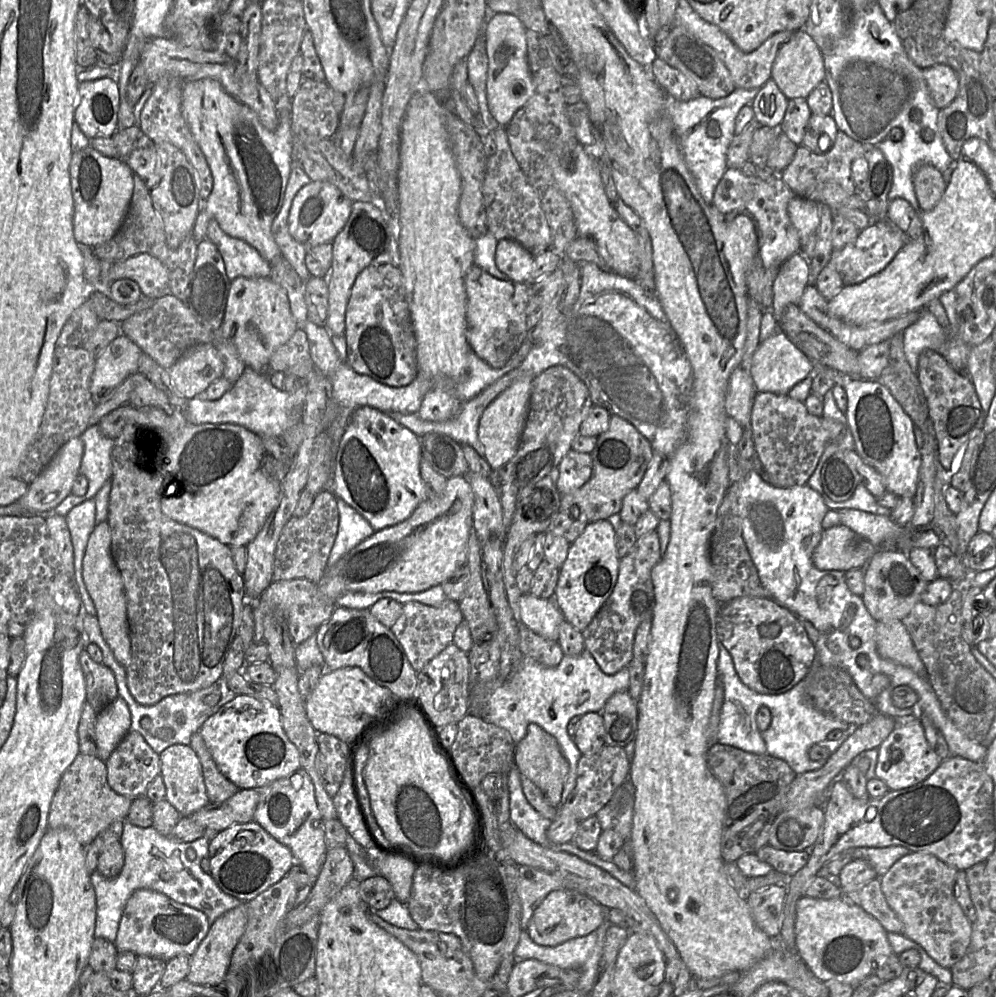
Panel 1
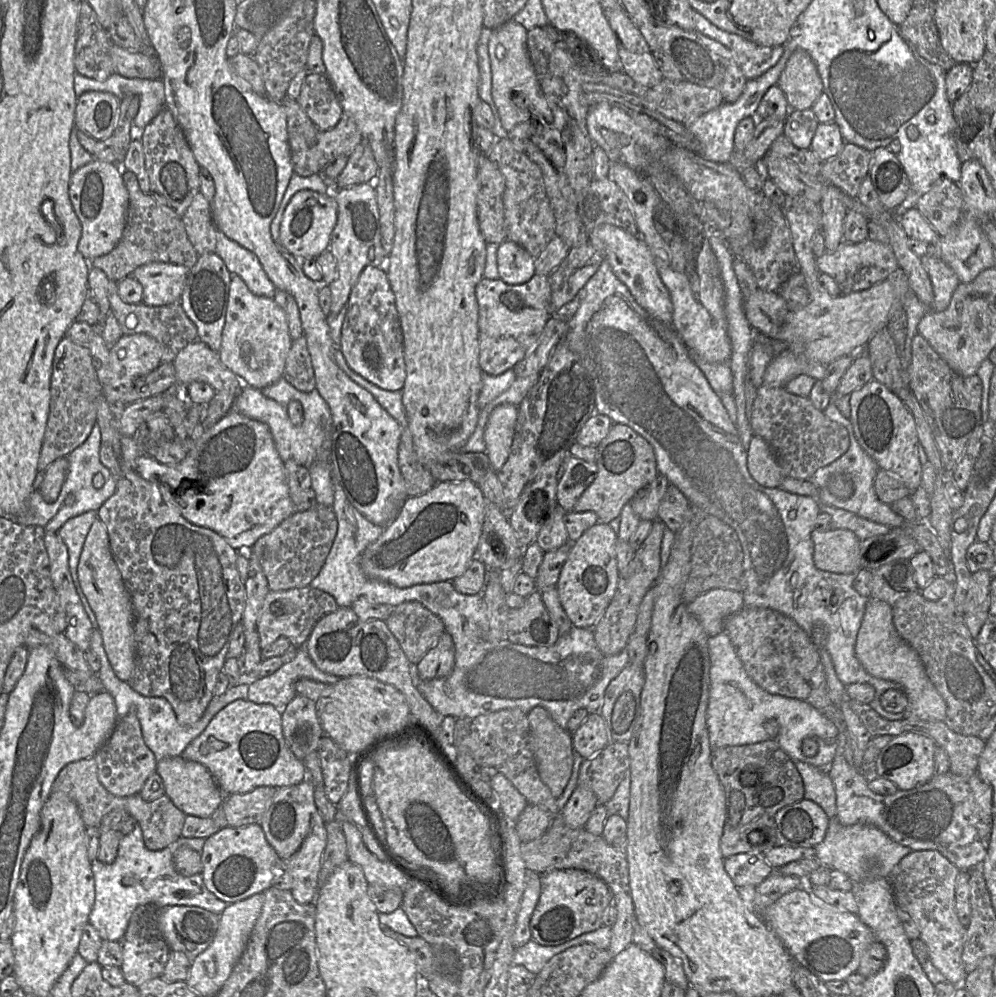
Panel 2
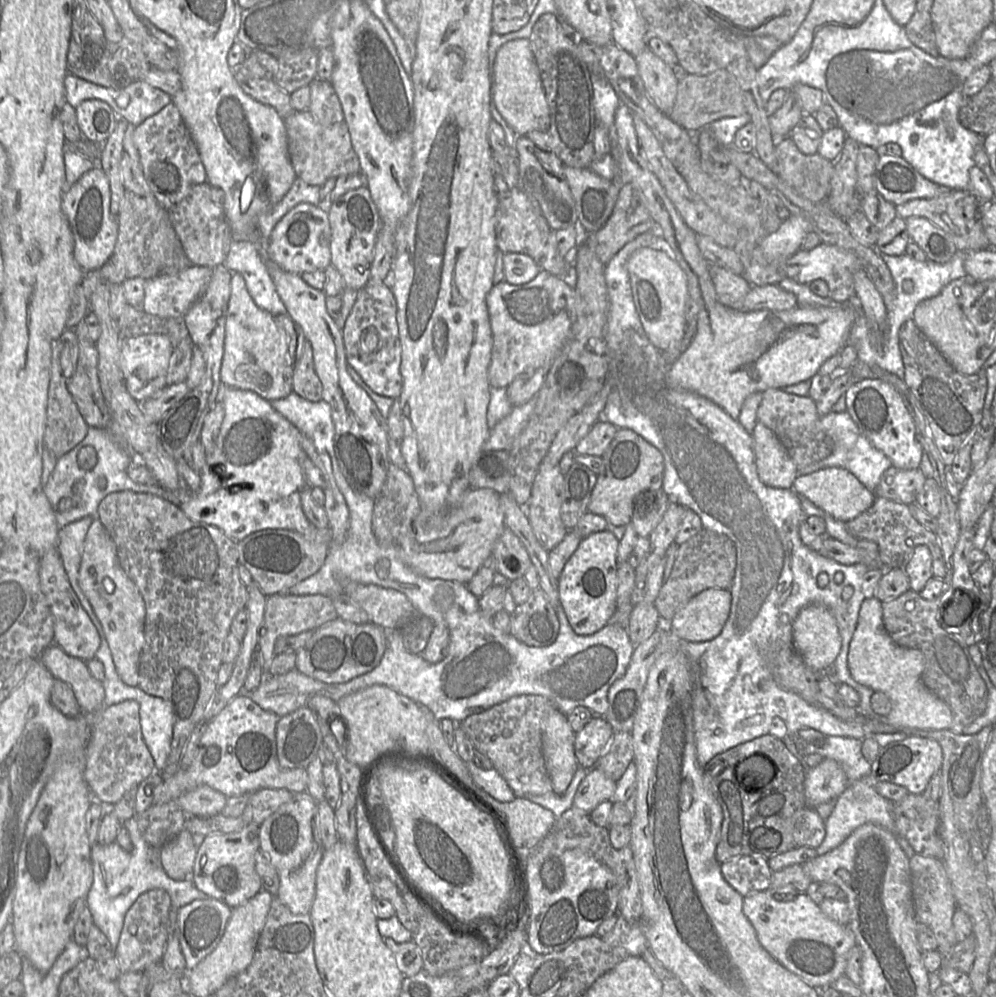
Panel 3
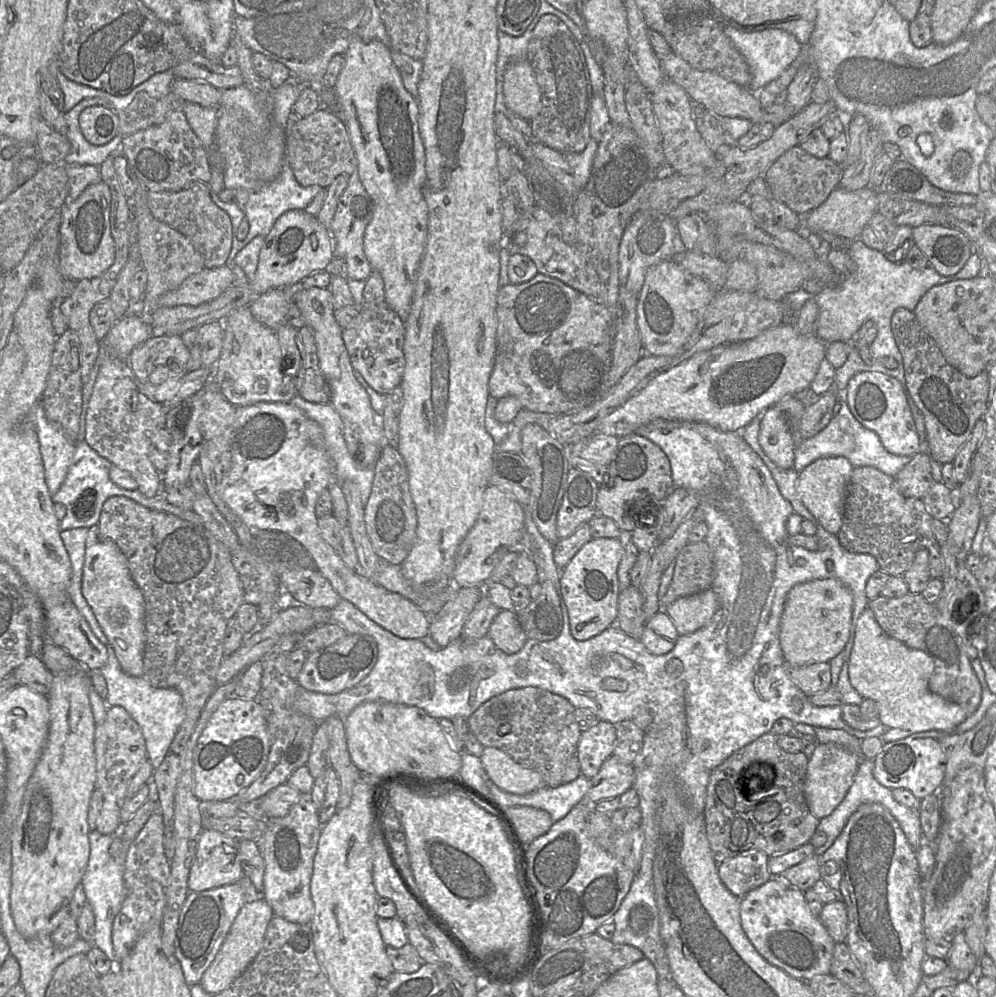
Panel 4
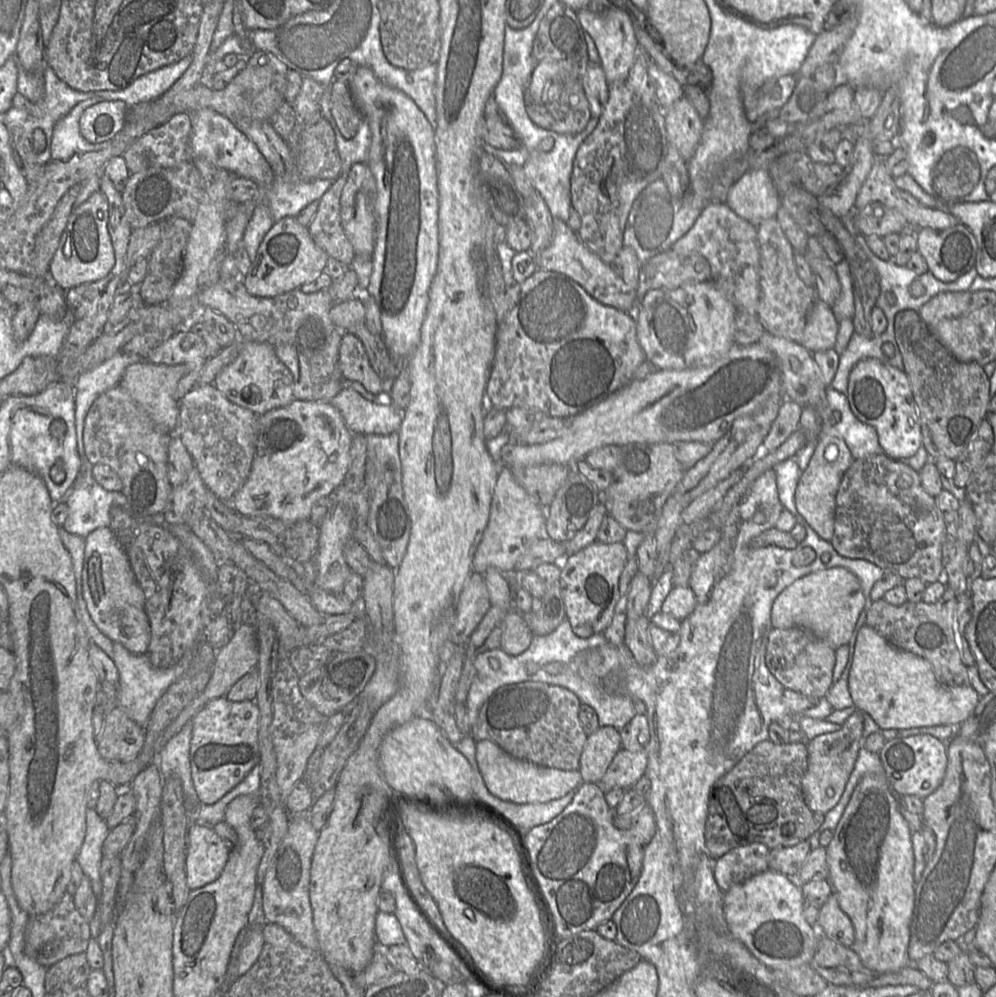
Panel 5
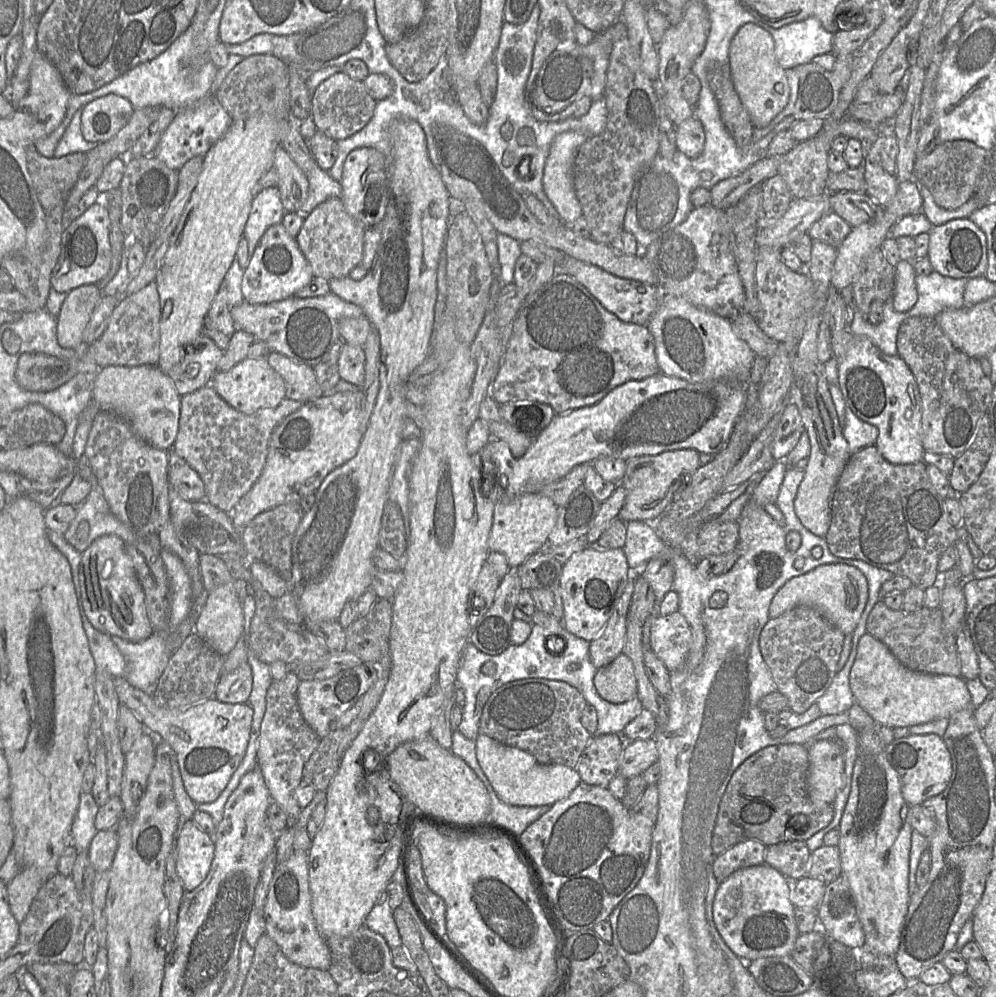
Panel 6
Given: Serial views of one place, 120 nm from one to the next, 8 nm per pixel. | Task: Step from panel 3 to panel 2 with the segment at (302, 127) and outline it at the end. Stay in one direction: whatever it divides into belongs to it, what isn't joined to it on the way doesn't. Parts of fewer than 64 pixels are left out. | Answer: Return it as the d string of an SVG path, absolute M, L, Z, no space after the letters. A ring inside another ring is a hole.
M343 112L334 128L317 132L313 146L291 153L294 172L301 177L320 174L337 157L349 157L361 140L354 118Z

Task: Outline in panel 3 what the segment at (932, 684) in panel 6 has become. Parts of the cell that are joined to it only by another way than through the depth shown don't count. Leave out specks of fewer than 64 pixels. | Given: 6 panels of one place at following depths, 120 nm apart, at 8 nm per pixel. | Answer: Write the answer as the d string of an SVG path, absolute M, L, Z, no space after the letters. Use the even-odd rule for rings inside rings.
M875 597L865 598L849 646L848 668L856 682L889 697L892 708L887 715L887 723L898 730L941 730L949 729L952 724L948 704L933 694L922 681L924 666L925 658L920 650L897 645L887 633L882 602Z

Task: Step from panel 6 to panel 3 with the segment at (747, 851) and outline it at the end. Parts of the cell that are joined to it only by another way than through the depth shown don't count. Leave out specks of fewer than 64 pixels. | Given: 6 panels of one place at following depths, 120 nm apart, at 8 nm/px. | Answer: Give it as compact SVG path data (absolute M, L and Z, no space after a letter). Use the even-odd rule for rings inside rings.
M758 853L726 861L721 864L721 872L727 883L743 897L767 890L773 874L768 860Z

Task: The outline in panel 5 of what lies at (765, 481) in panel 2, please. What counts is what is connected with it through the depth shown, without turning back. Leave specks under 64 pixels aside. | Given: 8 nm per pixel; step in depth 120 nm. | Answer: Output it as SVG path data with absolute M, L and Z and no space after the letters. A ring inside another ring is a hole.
M784 399L776 419L762 443L762 453L777 450L800 427L802 409L798 403Z

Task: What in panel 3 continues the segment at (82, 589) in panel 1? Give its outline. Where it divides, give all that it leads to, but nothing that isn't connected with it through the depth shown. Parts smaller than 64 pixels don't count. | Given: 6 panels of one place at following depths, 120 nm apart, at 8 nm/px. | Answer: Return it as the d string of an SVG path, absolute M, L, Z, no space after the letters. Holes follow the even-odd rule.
M86 516L59 529L57 549L61 556L71 587L95 626L97 632L100 634L99 637L106 640L100 621L96 617L91 604L78 583L78 574L83 554L84 541L92 521L93 517Z

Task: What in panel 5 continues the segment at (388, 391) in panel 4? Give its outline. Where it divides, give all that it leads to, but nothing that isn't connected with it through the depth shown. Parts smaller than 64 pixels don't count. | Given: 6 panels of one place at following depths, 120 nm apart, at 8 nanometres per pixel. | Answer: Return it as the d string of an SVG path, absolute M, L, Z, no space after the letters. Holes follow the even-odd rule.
M343 332L339 346L338 364L344 381L356 381L375 394L384 397L384 385L372 368L360 339L350 332Z

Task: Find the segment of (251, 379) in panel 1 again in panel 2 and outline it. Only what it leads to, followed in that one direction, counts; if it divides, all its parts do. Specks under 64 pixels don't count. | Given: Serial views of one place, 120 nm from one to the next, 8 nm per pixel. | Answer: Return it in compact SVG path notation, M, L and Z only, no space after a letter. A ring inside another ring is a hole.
M284 377L262 390L243 385L231 410L265 423L271 431L276 449L284 462L293 460L297 464L310 467L318 456L323 442L329 437L332 439L332 415L325 399L316 388L311 392L299 391ZM293 400L300 402L303 408L303 421L300 425L294 425L288 415L287 406Z

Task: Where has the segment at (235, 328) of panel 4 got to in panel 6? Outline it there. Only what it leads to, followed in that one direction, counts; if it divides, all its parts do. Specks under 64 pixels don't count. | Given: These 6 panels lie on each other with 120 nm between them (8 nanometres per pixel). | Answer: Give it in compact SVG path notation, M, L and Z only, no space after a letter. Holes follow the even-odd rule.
M267 357L248 358L225 372L217 372L211 385L231 407L246 415L277 407L286 398L283 378L269 365Z

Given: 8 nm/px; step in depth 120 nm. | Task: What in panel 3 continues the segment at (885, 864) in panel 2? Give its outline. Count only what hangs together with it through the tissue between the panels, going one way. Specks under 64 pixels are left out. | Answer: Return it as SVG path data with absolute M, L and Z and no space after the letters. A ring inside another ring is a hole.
M871 777L850 782L847 789L837 798L835 807L828 819L825 820L825 837L820 846L816 848L817 856L824 855L839 846L858 827L872 823L894 833L902 850L910 859L916 852L910 843L897 831L893 815L894 804L893 801L884 798L877 792L875 782Z

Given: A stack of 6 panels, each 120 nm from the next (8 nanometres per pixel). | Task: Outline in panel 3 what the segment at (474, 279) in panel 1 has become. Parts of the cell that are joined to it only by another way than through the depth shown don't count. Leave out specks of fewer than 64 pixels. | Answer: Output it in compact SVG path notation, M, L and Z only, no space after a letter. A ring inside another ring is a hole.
M539 271L530 282L512 285L507 281L494 284L486 296L486 304L492 329L492 352L488 368L491 387L507 388L512 381L527 370L538 368L550 369L555 357L568 340L571 326L577 316L578 295L575 287L575 276L557 277L547 271Z

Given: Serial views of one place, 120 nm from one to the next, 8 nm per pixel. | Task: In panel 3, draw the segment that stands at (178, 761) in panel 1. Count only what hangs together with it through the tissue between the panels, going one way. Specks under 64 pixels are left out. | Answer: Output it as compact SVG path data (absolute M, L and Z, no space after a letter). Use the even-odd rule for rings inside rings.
M207 785L198 786L181 794L176 803L187 816L210 817L219 814L227 797Z

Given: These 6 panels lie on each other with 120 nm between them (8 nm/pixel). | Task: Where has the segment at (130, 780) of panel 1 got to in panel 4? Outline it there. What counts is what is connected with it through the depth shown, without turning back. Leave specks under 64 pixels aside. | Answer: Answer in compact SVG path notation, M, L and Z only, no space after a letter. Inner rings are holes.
M107 707L105 720L95 727L94 752L96 758L95 789L102 793L103 799L111 799L120 804L125 799L130 780L140 766L148 760L141 729L123 707Z

